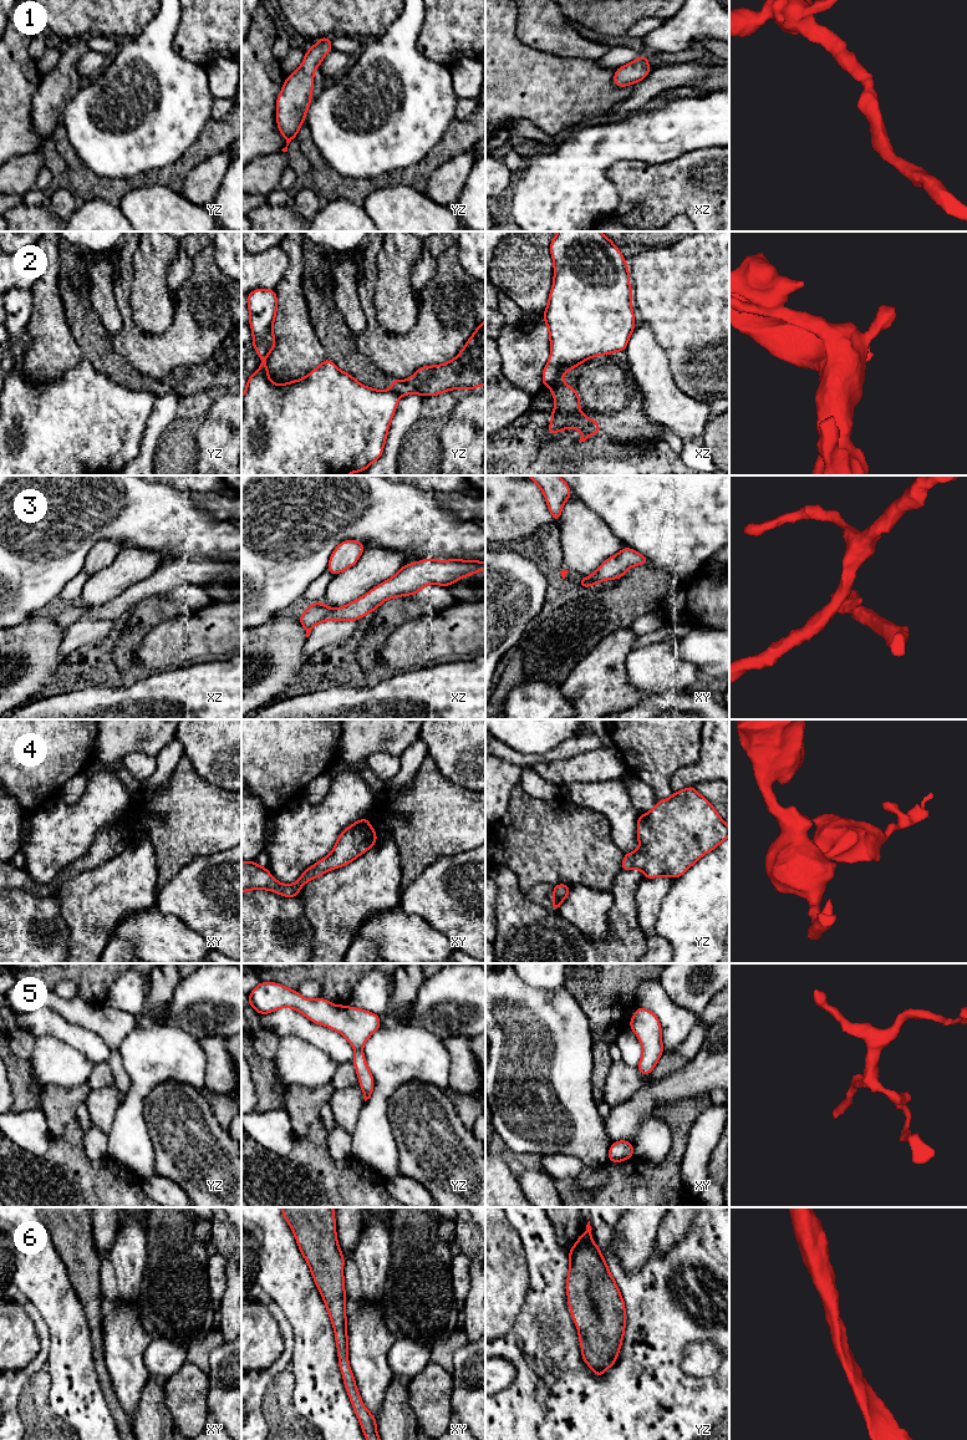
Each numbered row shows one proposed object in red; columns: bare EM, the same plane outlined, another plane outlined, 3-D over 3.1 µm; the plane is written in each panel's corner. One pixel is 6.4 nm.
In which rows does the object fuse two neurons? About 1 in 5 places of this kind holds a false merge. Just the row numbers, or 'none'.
2

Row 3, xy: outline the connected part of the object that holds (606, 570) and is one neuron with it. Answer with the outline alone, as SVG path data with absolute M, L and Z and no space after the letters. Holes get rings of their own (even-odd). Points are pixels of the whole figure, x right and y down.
M622 548L616 555L606 559L589 577L580 577L580 587L590 587L609 579L619 580L628 568L648 564L650 560L630 548Z

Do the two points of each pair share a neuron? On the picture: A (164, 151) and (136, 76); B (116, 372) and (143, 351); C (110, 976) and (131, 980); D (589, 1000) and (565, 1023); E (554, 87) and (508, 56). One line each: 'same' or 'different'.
A: same
B: different
C: different
D: different
E: same

